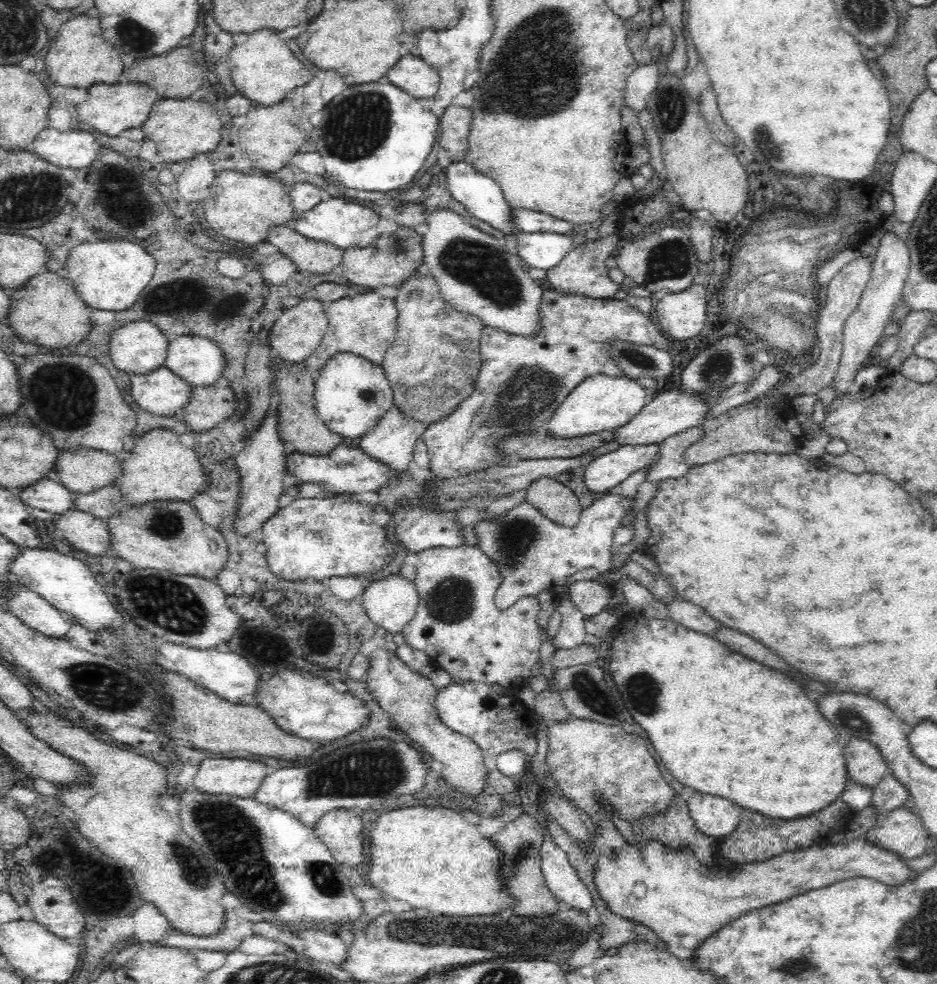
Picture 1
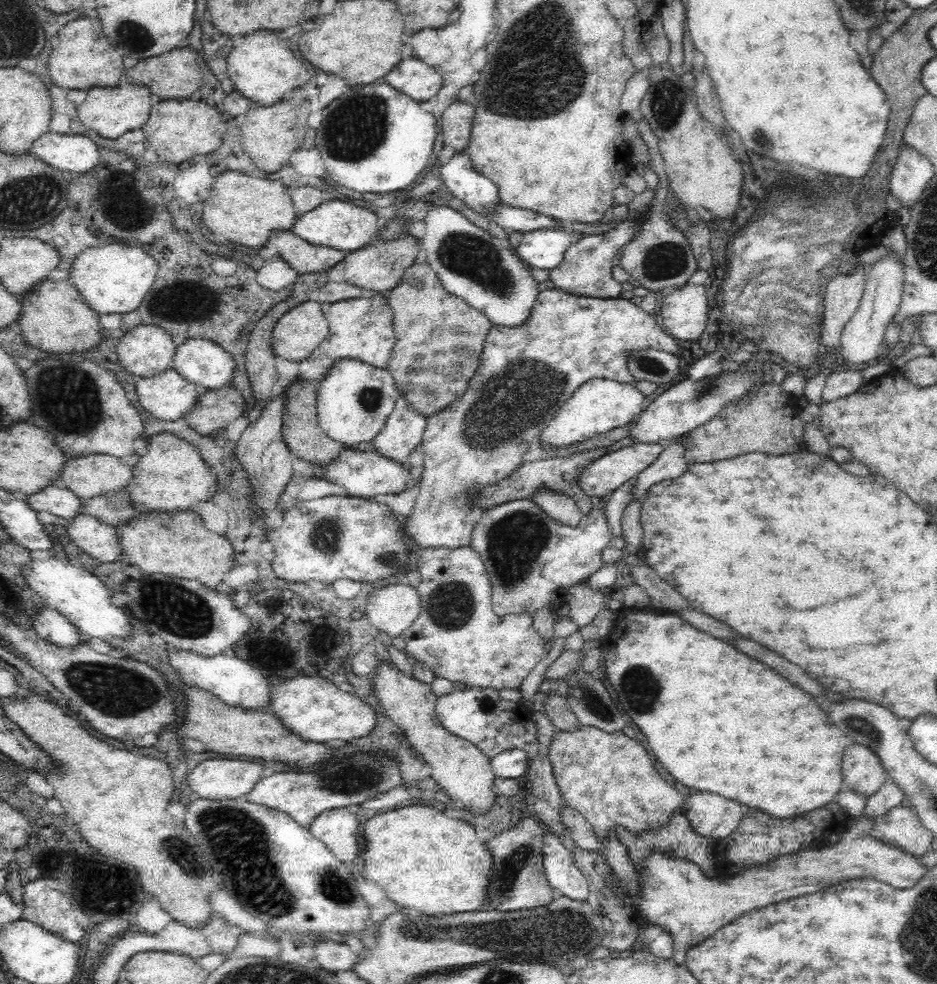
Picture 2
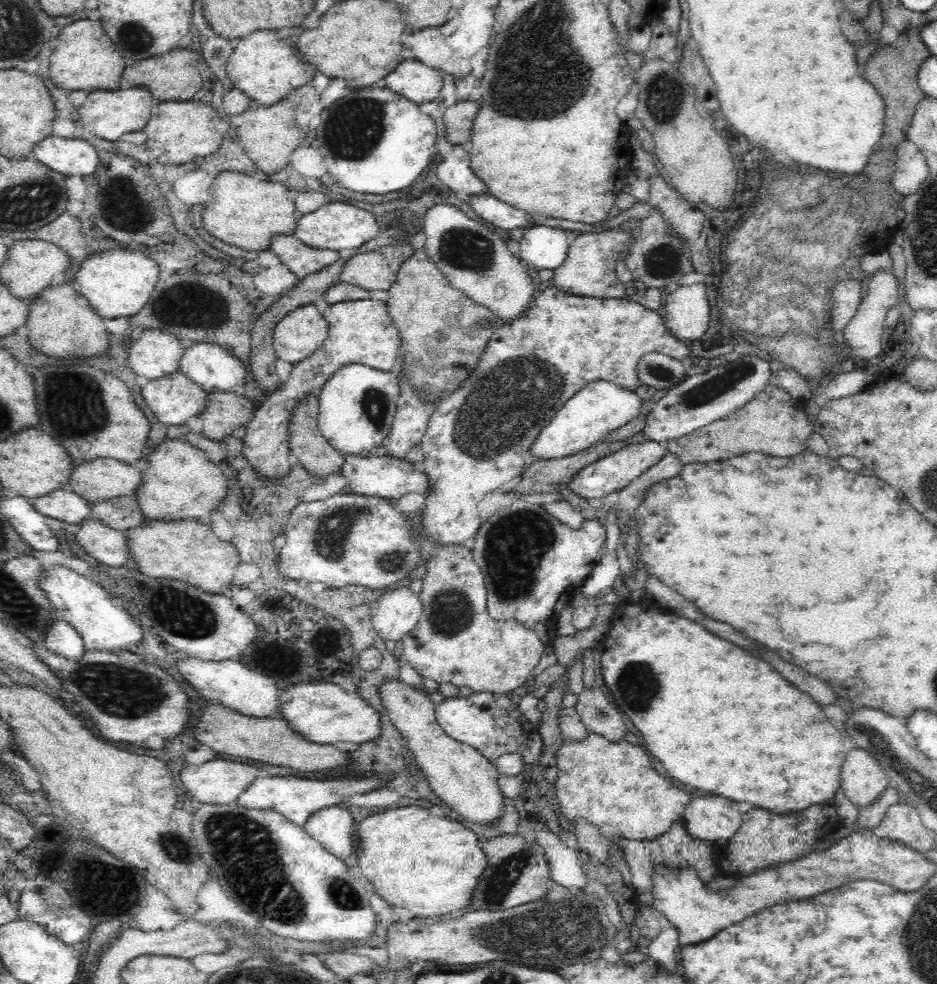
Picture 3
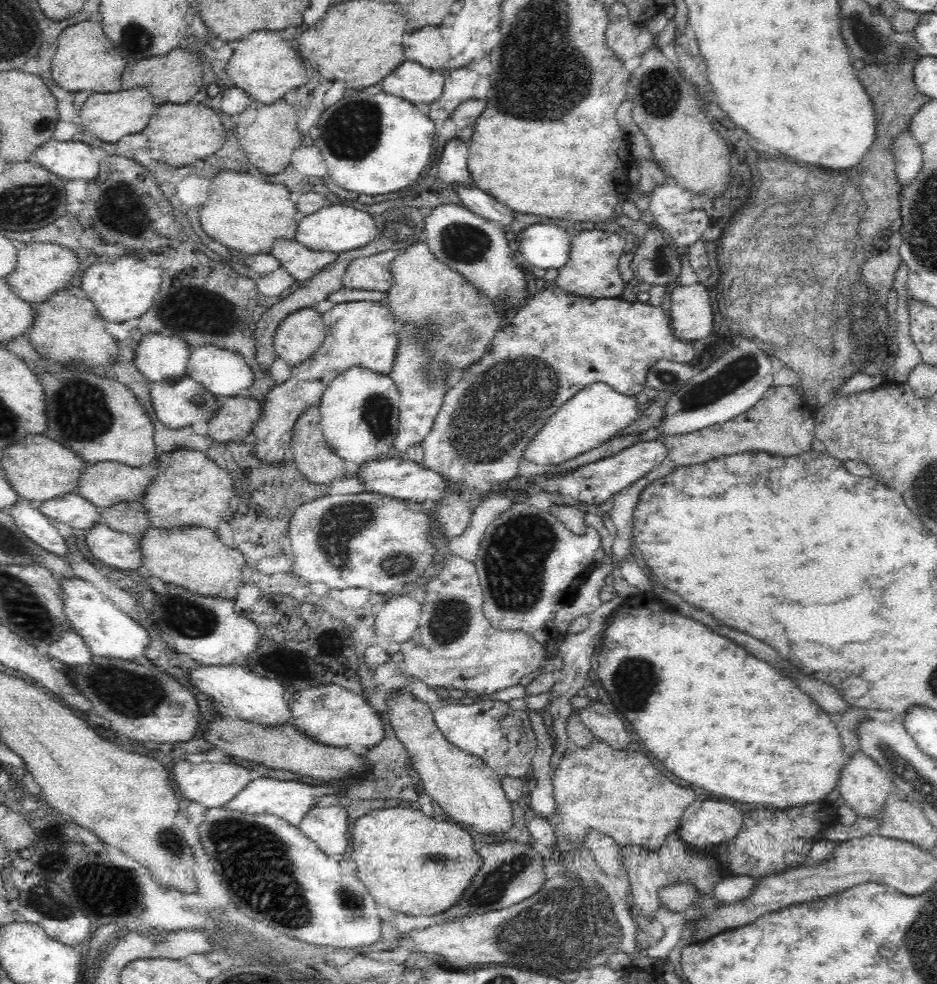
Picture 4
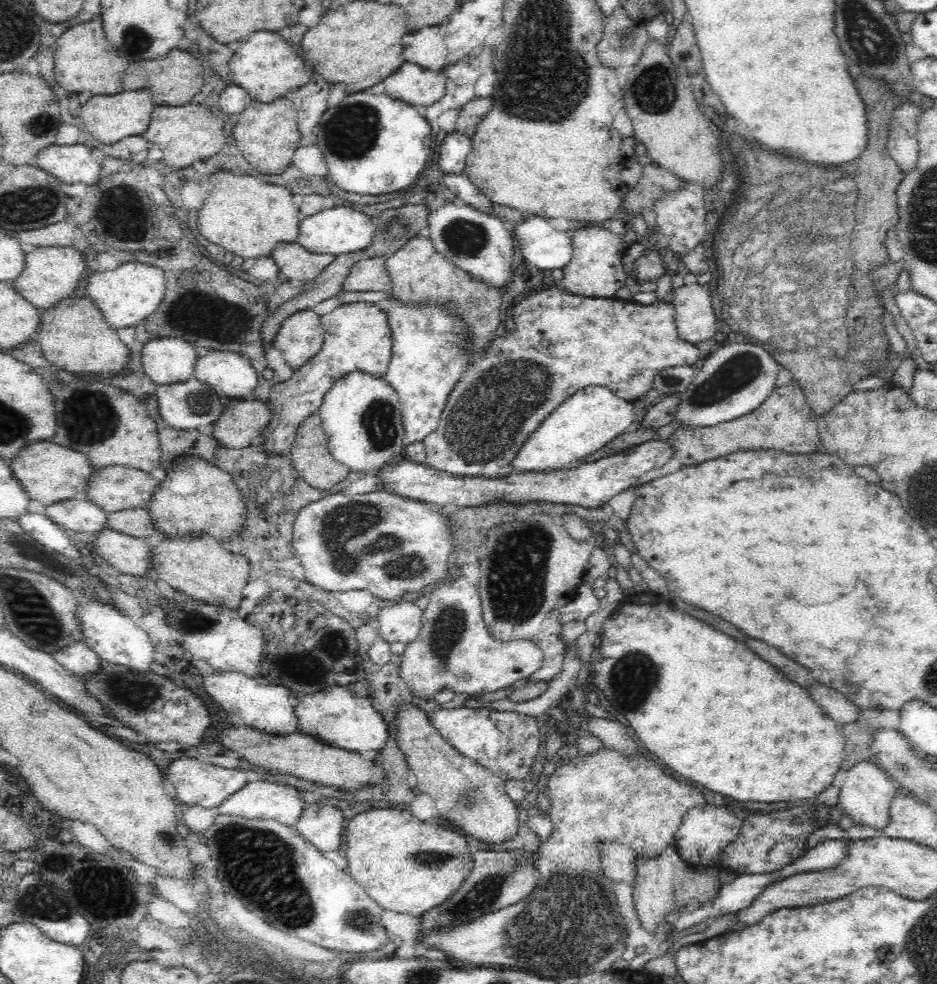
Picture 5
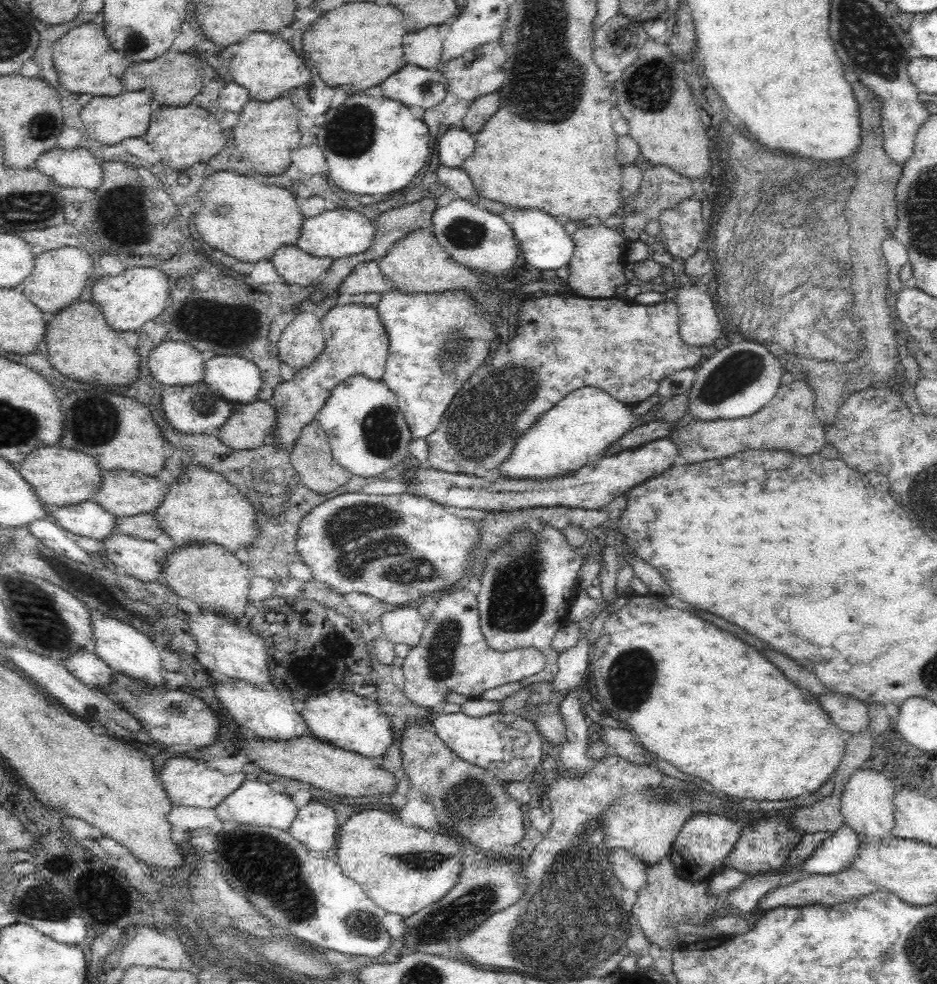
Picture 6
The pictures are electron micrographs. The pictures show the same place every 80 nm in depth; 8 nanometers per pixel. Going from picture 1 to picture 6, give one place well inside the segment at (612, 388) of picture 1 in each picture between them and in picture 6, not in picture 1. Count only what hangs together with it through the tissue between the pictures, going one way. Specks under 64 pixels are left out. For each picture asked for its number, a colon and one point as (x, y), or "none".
2: (599, 405)
3: (600, 407)
4: (597, 413)
5: (592, 417)
6: (588, 421)

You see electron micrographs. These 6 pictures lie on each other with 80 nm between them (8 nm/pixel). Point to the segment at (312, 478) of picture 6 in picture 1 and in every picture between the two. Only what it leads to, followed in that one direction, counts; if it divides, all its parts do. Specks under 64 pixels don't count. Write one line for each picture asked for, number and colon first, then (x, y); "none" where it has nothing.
1: (299, 424)
2: (300, 429)
3: (314, 453)
4: (312, 455)
5: (310, 454)

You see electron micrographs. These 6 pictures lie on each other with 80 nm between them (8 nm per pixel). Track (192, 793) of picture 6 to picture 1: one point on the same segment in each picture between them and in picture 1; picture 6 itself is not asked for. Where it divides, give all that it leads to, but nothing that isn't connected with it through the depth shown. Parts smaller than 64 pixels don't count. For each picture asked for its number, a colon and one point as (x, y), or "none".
1: (238, 777)
2: (216, 779)
3: (219, 782)
4: (211, 784)
5: (195, 783)

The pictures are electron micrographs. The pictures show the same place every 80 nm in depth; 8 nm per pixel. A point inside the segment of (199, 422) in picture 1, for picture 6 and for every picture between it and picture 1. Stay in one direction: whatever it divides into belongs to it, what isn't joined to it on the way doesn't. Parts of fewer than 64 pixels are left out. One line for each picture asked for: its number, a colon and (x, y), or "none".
2: (215, 410)
3: (225, 412)
4: (233, 421)
5: (242, 423)
6: (250, 426)

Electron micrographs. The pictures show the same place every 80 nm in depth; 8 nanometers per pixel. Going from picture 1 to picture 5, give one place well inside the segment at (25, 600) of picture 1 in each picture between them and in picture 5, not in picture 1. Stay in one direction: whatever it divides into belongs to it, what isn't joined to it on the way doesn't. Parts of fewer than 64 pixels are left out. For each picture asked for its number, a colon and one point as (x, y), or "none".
2: (50, 625)
3: (62, 639)
4: (70, 649)
5: (78, 657)

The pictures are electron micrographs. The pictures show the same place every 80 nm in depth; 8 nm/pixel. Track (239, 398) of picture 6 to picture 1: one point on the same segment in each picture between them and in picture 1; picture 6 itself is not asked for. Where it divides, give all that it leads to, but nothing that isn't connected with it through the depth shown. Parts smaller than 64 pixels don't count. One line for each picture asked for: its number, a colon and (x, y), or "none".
1: (198, 360)
2: (203, 362)
3: (212, 367)
4: (222, 373)
5: (228, 375)

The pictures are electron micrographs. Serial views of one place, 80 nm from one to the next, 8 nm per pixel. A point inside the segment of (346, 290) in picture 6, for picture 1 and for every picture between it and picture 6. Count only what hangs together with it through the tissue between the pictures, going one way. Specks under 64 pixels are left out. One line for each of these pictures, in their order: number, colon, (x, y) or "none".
1: (390, 260)
2: (380, 265)
3: (376, 270)
4: (373, 273)
5: (370, 275)

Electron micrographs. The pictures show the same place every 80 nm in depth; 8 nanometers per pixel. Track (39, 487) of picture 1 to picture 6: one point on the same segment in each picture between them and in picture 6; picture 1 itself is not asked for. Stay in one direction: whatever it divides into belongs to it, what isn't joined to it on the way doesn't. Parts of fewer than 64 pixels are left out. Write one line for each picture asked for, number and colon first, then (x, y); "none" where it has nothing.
2: (57, 500)
3: (65, 505)
4: (74, 510)
5: (79, 515)
6: (88, 519)

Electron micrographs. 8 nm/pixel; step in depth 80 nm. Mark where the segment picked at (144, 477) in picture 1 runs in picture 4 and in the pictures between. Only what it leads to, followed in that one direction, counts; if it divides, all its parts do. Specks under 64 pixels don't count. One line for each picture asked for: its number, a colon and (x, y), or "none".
2: (173, 476)
3: (182, 482)
4: (191, 490)

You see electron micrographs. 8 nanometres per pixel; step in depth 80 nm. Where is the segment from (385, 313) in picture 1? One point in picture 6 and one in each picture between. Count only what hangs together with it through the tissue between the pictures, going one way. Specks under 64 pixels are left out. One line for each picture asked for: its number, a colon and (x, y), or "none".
2: (362, 329)
3: (360, 331)
4: (362, 334)
5: (357, 337)
6: (356, 343)

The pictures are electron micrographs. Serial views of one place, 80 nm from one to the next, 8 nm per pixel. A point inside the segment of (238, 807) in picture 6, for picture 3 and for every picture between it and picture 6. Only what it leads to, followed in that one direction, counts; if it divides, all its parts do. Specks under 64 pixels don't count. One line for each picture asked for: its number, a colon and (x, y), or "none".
3: (295, 798)
4: (290, 801)
5: (258, 800)

